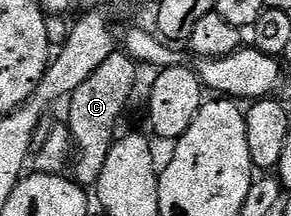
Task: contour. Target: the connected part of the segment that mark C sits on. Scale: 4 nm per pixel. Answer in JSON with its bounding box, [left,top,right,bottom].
[68,50,139,186]

